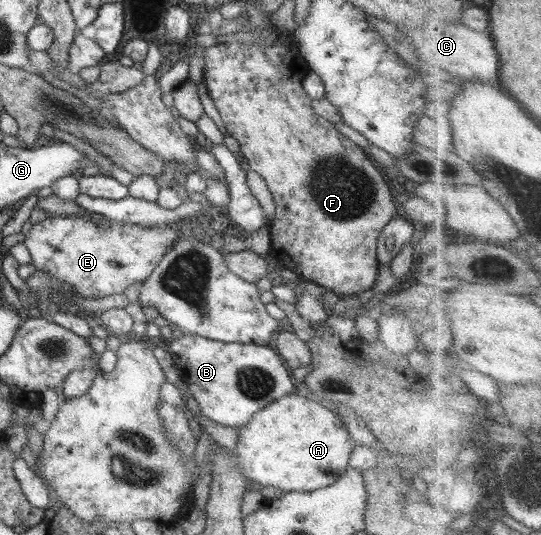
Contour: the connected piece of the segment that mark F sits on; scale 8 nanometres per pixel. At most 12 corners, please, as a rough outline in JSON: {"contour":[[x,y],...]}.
{"contour":[[292,34],[204,50],[203,83],[276,203],[271,255],[371,290],[398,208],[312,108]]}

